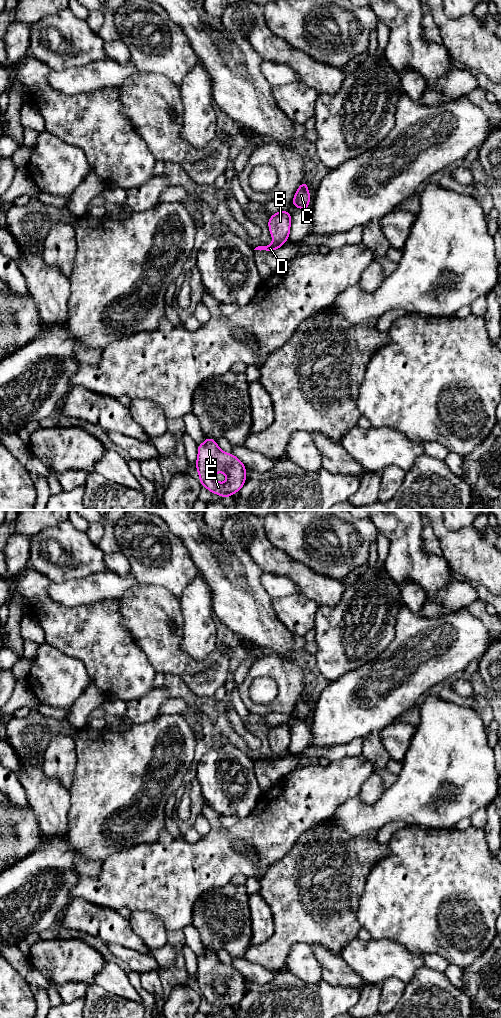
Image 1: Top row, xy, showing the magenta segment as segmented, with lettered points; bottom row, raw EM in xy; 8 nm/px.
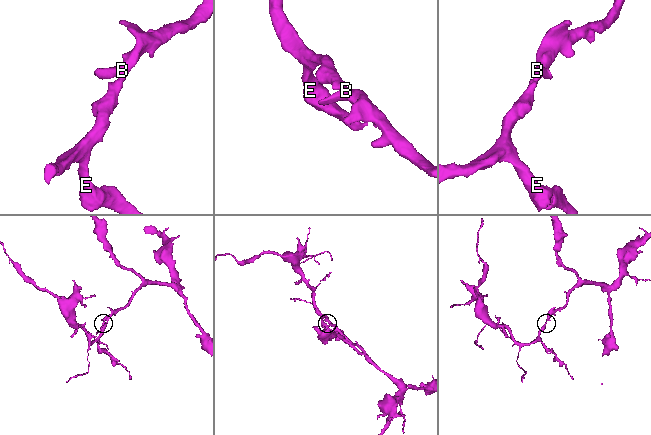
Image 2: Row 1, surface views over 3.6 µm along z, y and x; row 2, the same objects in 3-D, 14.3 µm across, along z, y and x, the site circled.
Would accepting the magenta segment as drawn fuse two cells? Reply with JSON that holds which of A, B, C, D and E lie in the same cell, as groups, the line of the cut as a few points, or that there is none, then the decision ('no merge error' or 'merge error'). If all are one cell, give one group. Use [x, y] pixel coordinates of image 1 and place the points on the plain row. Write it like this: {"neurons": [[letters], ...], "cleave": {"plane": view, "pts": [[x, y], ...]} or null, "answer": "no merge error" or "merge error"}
{"neurons": [["A", "B", "C", "D", "E"]], "cleave": null, "answer": "no merge error"}

